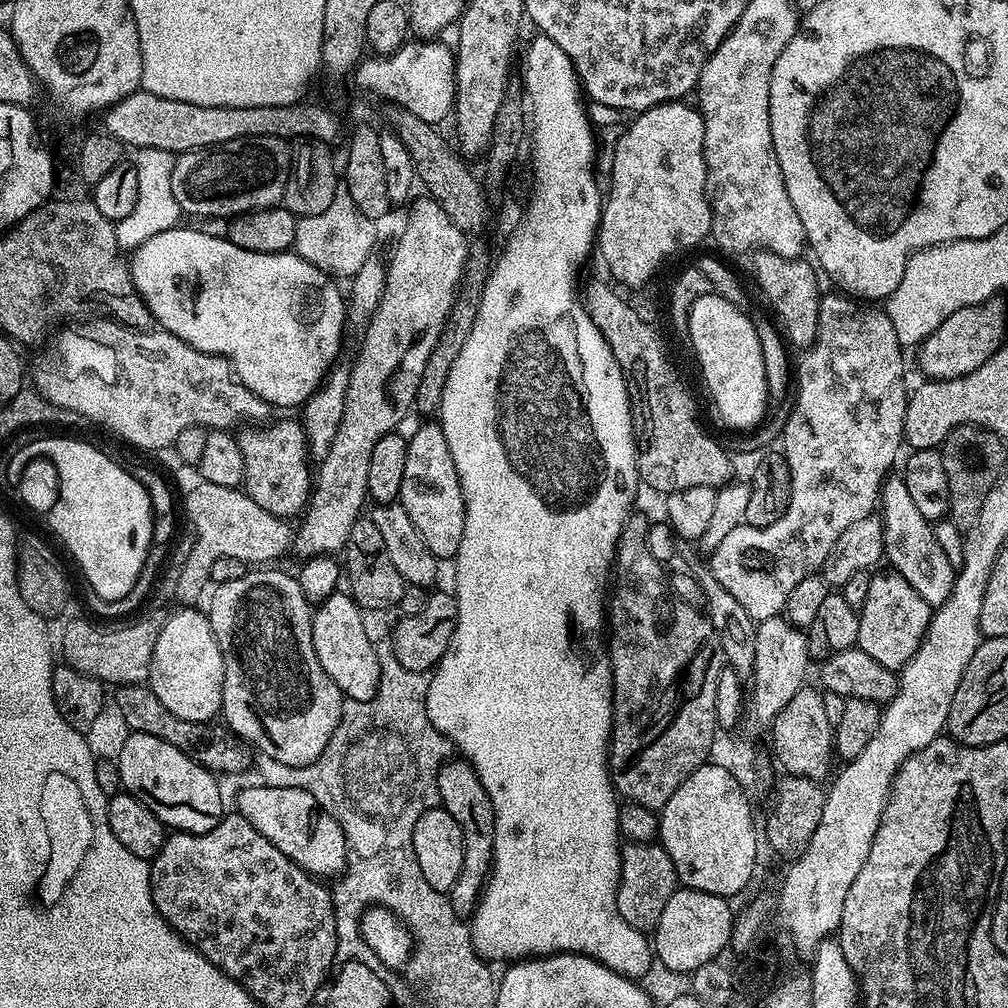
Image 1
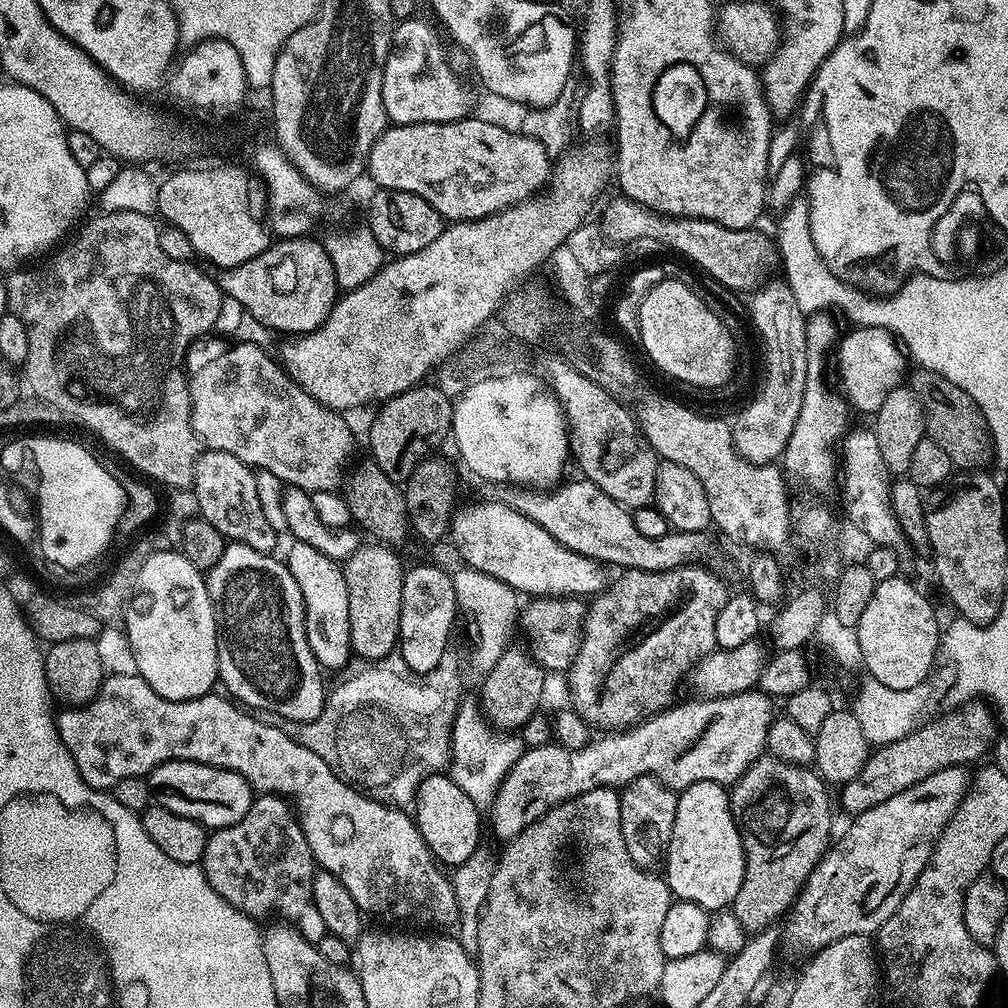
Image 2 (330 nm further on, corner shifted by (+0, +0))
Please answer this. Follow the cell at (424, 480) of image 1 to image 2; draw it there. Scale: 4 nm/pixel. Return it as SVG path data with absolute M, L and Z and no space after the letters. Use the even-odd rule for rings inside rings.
M511 503L508 504L486 504L484 506L472 506L470 508L461 507L459 511L452 517L452 526L450 529L450 540L456 543L456 552L461 556L463 563L467 567L478 570L482 574L490 574L490 578L498 578L498 582L506 582L506 586L510 586L515 592L519 592L528 598L539 598L542 596L575 596L577 598L595 598L600 593L612 584L614 580L613 574L610 571L609 565L604 564L601 560L595 560L590 558L586 554L578 554L574 550L570 550L566 546L562 546L562 542L558 542L558 538L554 538L546 530L542 530L542 526L538 526L538 522L534 522L530 518L526 518L520 513L519 508L513 506Z

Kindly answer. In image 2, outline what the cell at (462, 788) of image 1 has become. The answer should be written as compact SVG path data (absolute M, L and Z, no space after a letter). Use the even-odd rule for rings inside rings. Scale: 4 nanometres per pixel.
M510 646L494 662L492 669L483 677L484 686L478 692L482 699L485 715L501 730L520 730L532 717L541 711L540 699L544 696L544 679L546 673L539 661L527 647Z

